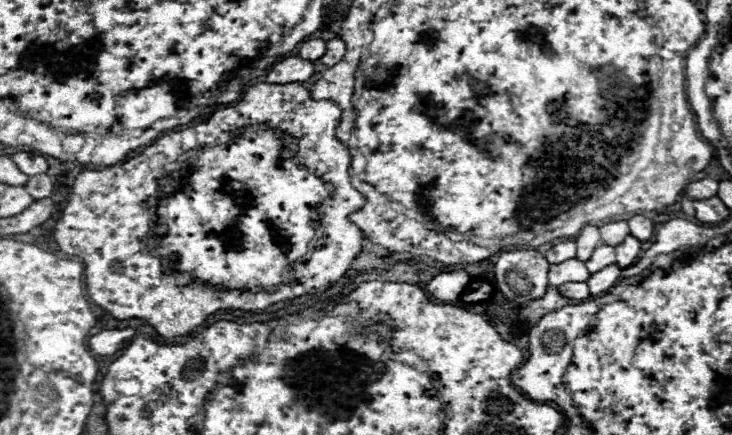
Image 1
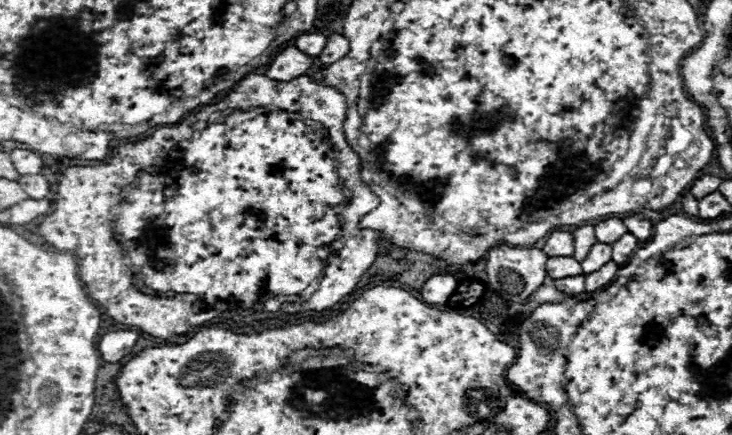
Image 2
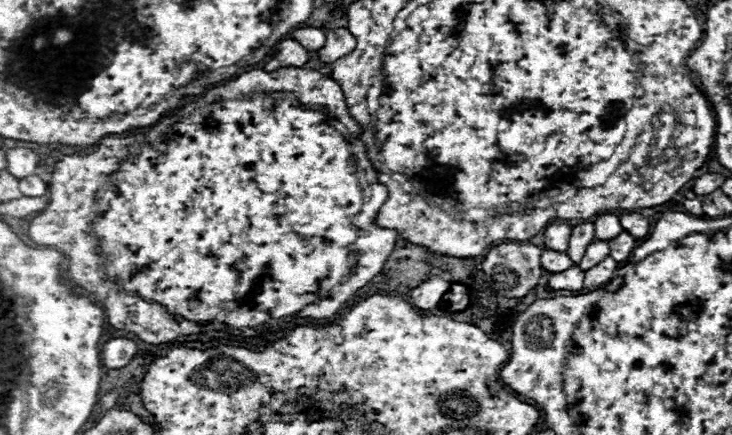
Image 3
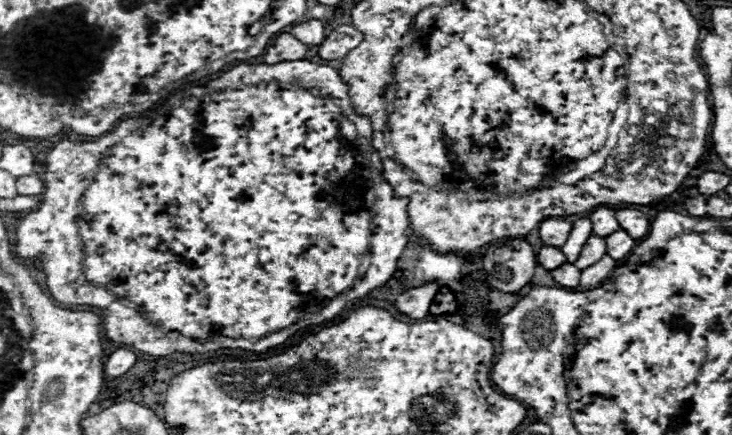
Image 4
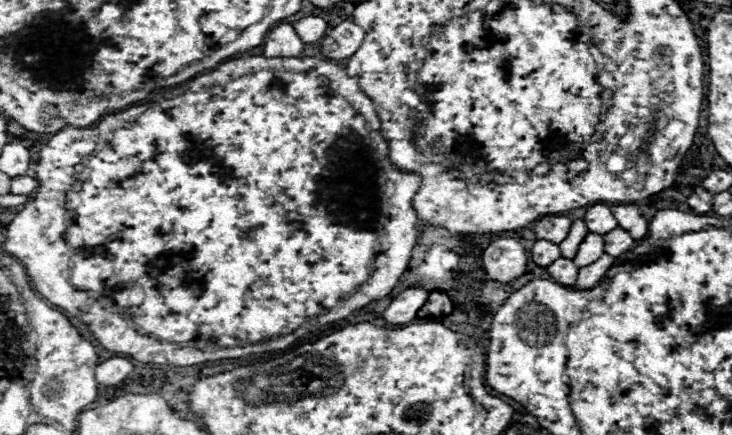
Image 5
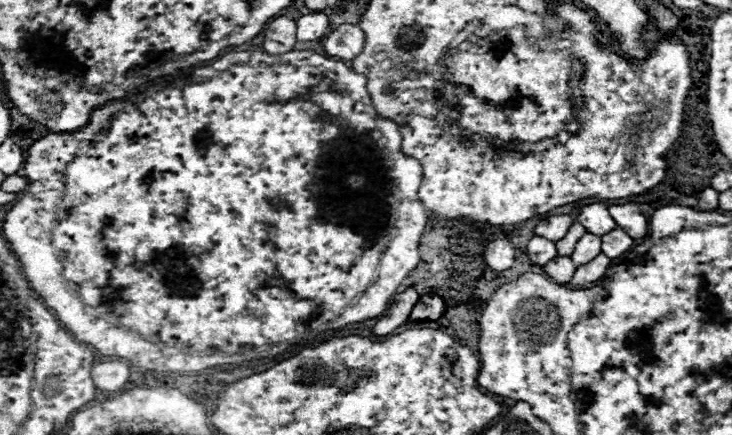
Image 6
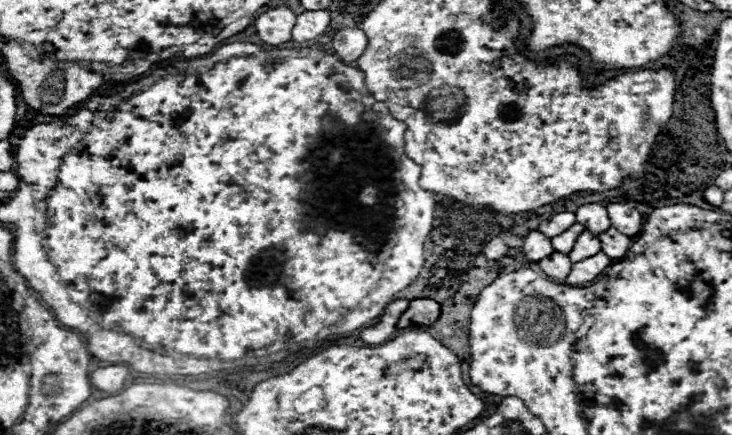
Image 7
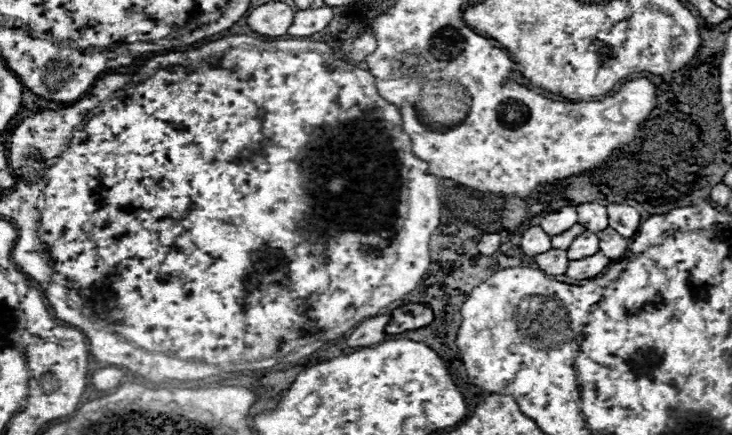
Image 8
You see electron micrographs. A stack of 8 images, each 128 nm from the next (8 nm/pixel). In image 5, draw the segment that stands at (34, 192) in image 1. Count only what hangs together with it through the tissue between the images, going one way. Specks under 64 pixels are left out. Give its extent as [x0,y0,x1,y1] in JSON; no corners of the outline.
[10,176,38,194]

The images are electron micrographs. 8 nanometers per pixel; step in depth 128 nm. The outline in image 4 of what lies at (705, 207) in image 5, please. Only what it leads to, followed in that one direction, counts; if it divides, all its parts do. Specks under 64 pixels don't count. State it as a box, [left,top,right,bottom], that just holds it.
[684,194,706,216]

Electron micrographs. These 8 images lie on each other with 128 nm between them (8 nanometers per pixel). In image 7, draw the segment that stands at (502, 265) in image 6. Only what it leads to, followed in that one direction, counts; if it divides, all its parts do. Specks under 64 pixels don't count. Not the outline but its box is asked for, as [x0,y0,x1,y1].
[484,238,508,260]

